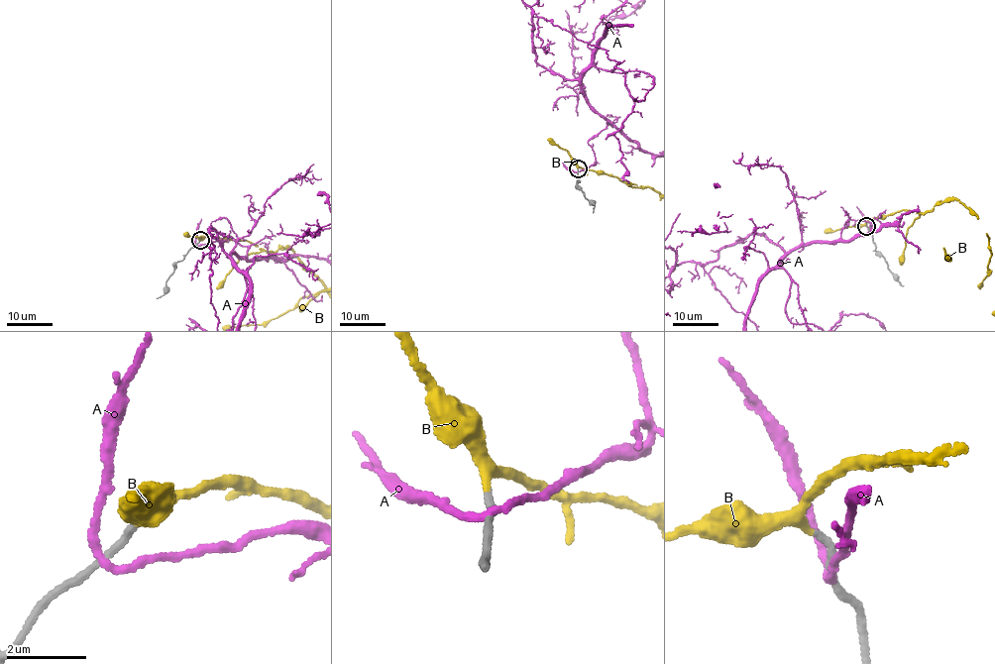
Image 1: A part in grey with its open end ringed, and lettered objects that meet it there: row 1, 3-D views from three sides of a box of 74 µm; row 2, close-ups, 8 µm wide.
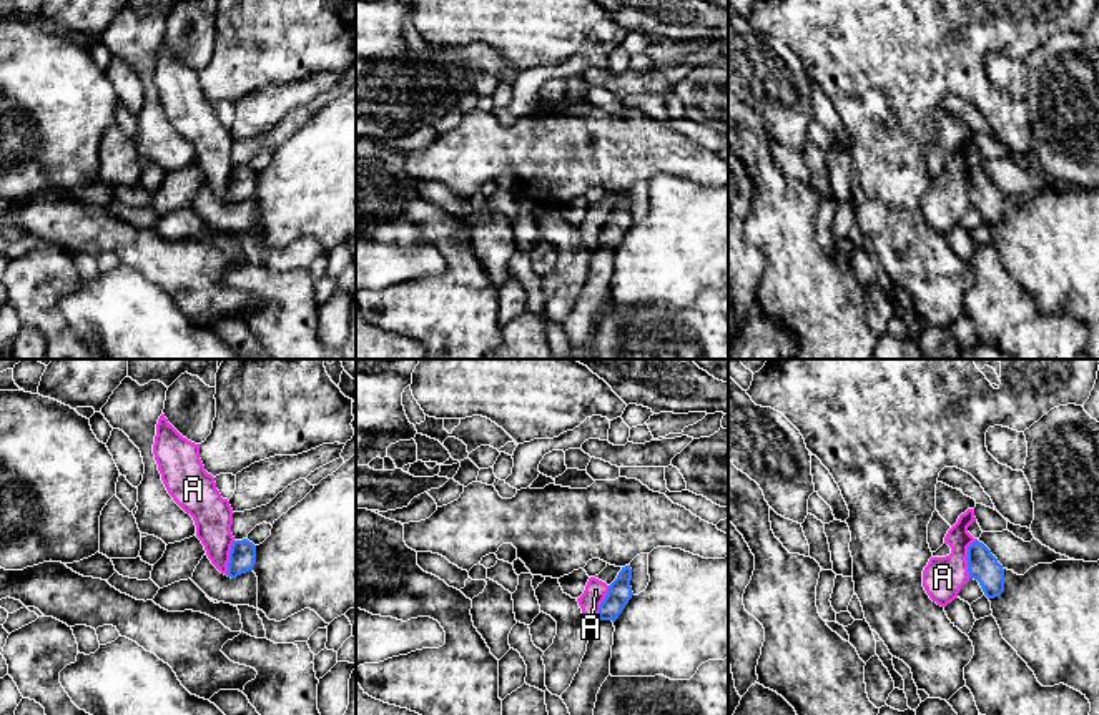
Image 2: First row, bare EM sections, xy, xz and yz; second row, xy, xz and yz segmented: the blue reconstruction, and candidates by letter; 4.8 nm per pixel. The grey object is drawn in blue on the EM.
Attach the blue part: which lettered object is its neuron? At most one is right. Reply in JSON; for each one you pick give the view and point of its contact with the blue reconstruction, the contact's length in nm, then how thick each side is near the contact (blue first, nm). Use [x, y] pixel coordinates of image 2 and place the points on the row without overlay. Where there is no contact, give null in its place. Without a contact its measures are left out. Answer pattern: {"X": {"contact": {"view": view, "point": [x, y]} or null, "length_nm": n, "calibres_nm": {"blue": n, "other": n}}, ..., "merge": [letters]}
{"B": {"contact": null}, "merge": ["B"]}

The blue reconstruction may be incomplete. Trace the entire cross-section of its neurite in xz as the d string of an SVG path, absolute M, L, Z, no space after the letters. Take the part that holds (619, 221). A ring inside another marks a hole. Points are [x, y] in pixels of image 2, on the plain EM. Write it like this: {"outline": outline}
{"outline": "M630 193L622 195L617 206L609 213L609 219L604 229L599 234L599 248L612 248L615 249L633 219L630 214L632 196Z"}

